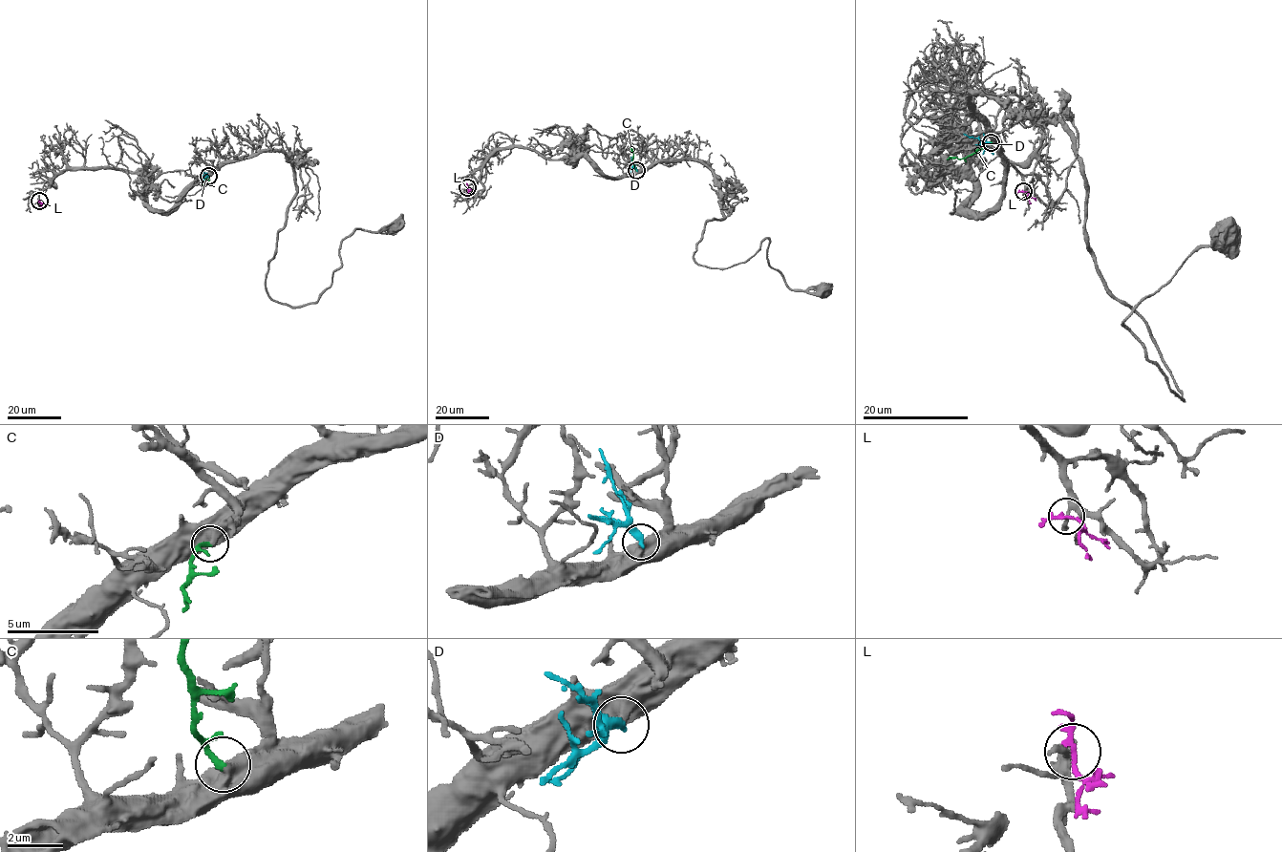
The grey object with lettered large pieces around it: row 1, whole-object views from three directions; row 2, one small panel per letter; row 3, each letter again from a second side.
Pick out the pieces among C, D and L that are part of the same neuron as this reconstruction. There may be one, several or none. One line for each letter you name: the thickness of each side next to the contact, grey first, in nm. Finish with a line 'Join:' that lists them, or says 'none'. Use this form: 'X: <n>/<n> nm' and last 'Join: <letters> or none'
C: 550/160 nm
Join: C

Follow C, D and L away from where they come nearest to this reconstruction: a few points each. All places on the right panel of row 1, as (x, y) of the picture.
C: (991, 142), (963, 159), (947, 159)
D: (991, 142), (981, 142), (963, 133)
L: (1024, 191), (1031, 203)

